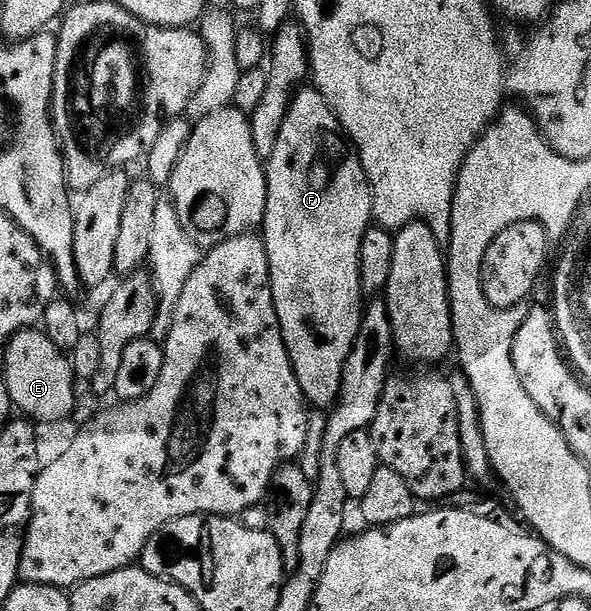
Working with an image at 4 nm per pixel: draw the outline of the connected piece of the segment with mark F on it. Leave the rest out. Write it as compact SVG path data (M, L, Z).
M305 86L293 95L286 121L282 121L282 133L278 133L278 145L274 145L274 153L266 161L266 174L268 200L262 238L270 265L274 309L305 400L313 408L328 409L340 392L342 369L346 357L350 357L354 337L358 337L360 317L366 306L366 292L360 286L360 254L362 237L366 237L366 229L373 226L374 220L372 186L368 184L360 154L344 134L344 126L332 112L332 106L315 86Z

